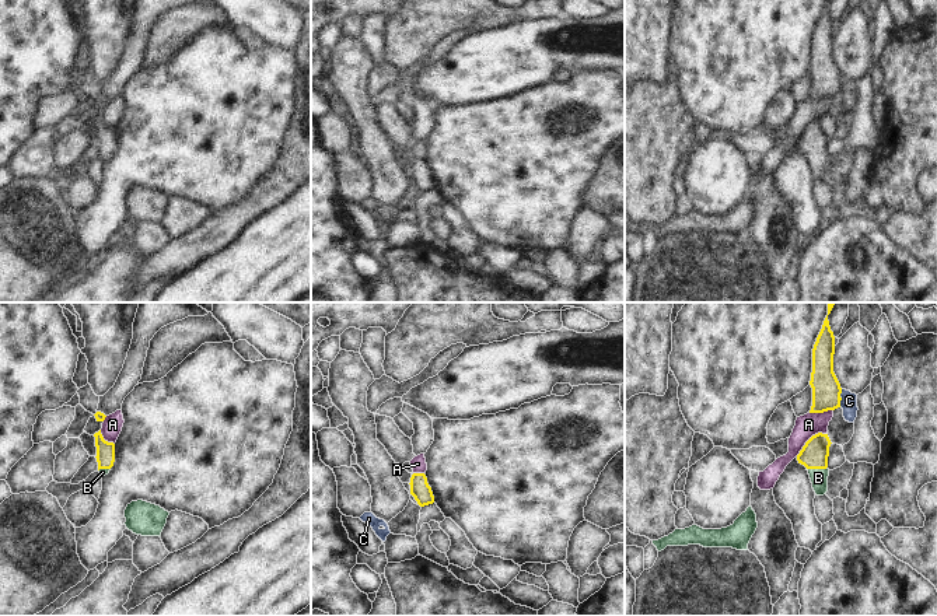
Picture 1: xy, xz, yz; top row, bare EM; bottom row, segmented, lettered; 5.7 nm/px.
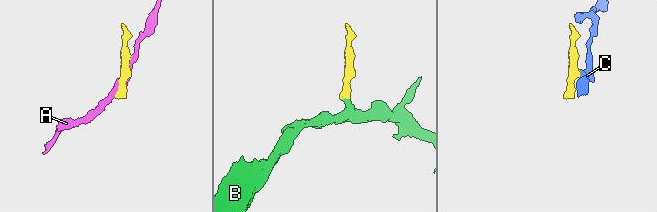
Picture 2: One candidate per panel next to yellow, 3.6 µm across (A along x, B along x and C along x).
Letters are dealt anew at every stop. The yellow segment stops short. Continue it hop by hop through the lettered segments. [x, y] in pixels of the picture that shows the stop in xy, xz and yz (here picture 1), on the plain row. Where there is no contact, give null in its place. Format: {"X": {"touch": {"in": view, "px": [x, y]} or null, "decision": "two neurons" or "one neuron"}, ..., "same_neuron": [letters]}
{"A": {"touch": {"in": "yz", "px": [810, 125]}, "decision": "two neurons"}, "B": {"touch": {"in": "yz", "px": [817, 154]}, "decision": "one neuron"}, "C": {"touch": {"in": "yz", "px": [841, 84]}, "decision": "two neurons"}, "same_neuron": ["B"]}

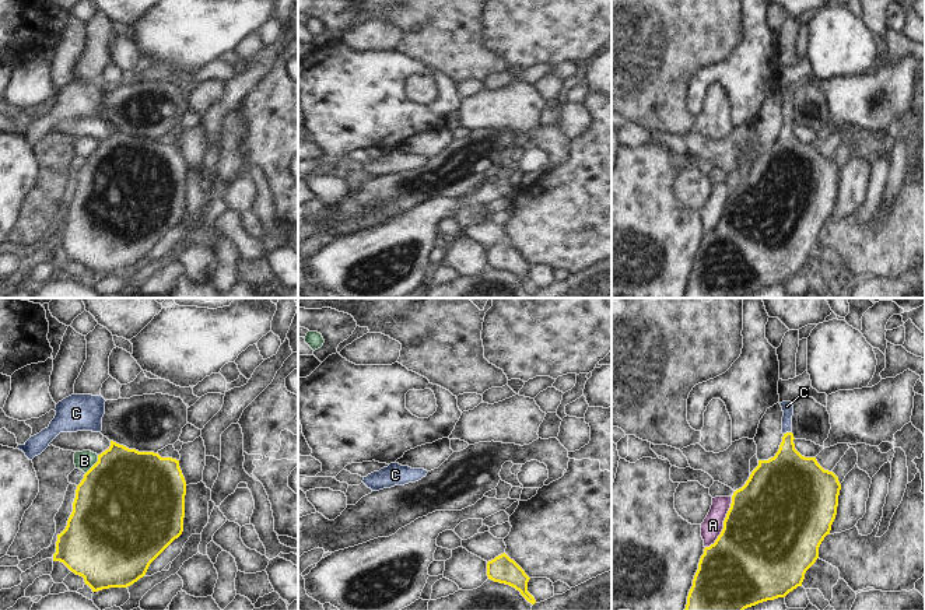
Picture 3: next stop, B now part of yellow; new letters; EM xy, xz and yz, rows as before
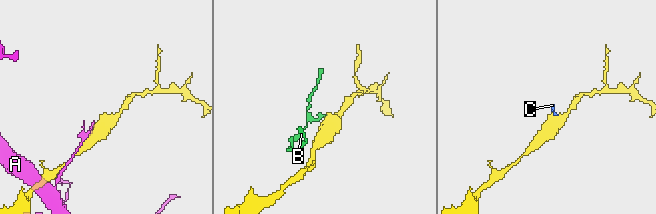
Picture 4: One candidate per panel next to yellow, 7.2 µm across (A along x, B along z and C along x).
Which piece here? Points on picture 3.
{"A": {"touch": {"in": "yz", "px": [724, 210]}, "decision": "two neurons"}, "B": {"touch": {"in": "xy", "px": [94, 151]}, "decision": "two neurons"}, "C": {"touch": {"in": "yz", "px": [787, 119]}, "decision": "one neuron"}, "same_neuron": ["C"]}

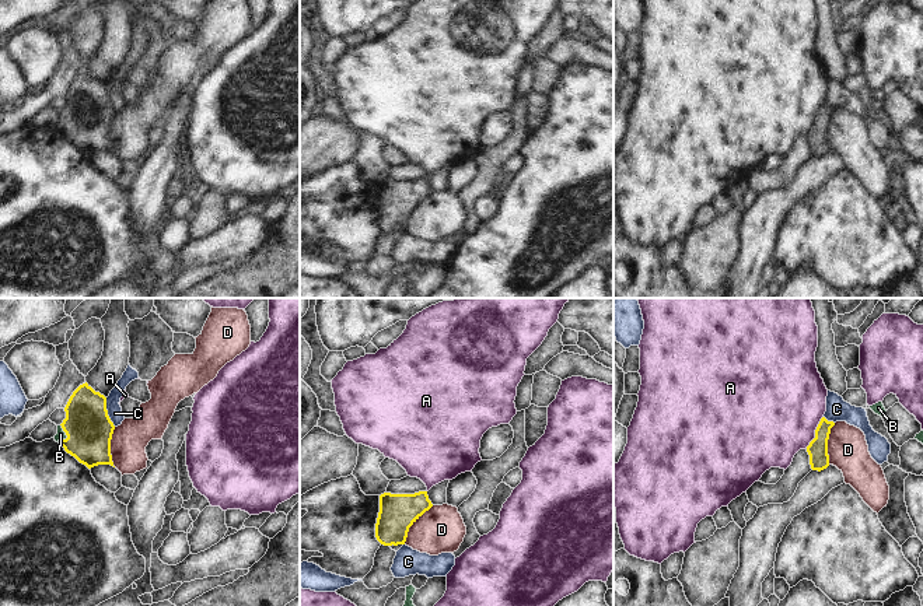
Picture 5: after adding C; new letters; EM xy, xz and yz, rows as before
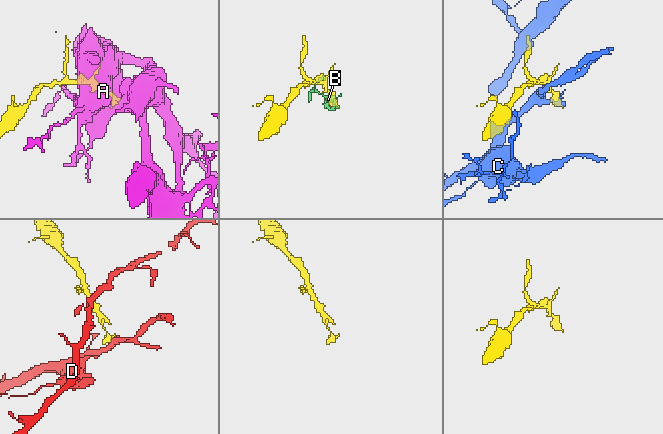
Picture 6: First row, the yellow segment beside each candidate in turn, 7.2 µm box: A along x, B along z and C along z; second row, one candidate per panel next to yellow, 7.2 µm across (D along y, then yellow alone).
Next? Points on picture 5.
{"A": {"touch": {"in": "yz", "px": [815, 119]}, "decision": "two neurons"}, "B": {"touch": {"in": "xy", "px": [66, 121]}, "decision": "one neuron"}, "C": {"touch": {"in": "xy", "px": [107, 98]}, "decision": "two neurons"}, "D": {"touch": {"in": "xz", "px": [412, 210]}, "decision": "two neurons"}, "same_neuron": ["B"]}

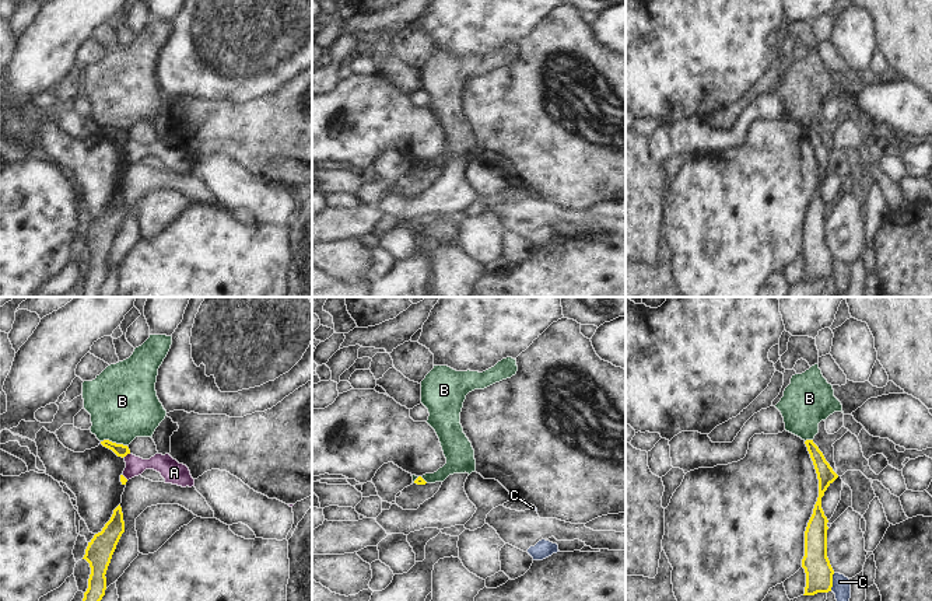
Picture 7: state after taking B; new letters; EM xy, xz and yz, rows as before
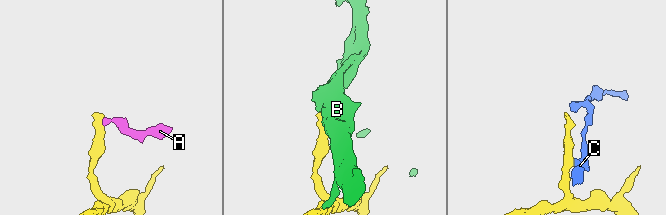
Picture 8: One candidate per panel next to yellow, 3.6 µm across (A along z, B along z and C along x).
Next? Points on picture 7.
{"A": {"touch": {"in": "xy", "px": [126, 140]}, "decision": "two neurons"}, "B": {"touch": {"in": "xy", "px": [114, 129]}, "decision": "two neurons"}, "C": {"touch": {"in": "yz", "px": [831, 268]}, "decision": "two neurons"}, "same_neuron": []}

